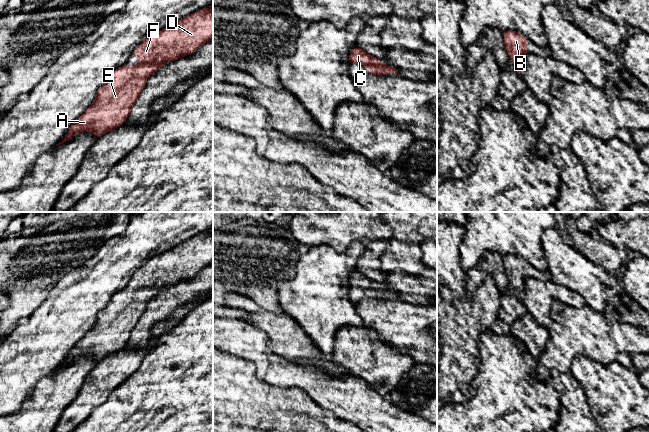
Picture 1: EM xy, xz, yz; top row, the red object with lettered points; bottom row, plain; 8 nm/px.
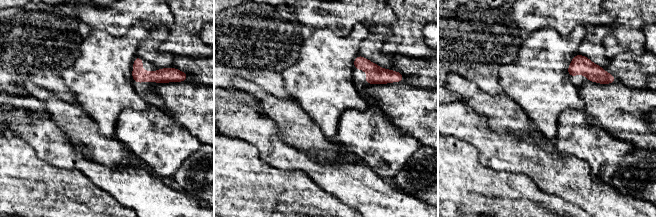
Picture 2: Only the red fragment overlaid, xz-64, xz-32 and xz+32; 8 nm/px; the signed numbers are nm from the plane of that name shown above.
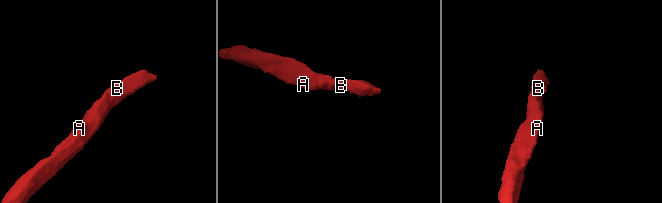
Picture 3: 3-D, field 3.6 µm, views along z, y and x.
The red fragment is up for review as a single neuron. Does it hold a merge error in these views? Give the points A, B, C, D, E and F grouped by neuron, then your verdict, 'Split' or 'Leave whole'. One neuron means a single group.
Groups: A B C D E F. Leave whole

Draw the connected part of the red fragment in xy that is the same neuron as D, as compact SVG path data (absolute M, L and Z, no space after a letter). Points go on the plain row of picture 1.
M210 230L148 260L131 279L133 282L141 282L144 286L133 291L129 291L126 287L116 292L109 304L98 313L94 327L70 350L65 362L57 370L85 354L91 354L98 363L108 355L121 350L127 344L132 330L146 309L145 304L149 300L157 296L164 287L193 278L210 264L213 264L213 233Z

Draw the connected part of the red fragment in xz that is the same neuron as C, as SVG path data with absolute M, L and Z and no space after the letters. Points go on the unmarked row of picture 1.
M355 270L351 273L348 287L352 288L362 288L370 291L370 299L384 299L384 298L398 298L398 294L395 291L388 289L383 289L382 286L369 278L367 278L363 273Z

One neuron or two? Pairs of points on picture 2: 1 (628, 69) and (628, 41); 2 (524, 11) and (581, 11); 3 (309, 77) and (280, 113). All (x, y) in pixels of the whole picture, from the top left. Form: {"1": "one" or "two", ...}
{"1": "two", "2": "one", "3": "two"}

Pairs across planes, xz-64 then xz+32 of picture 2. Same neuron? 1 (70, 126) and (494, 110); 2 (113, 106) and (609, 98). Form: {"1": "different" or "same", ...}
{"1": "same", "2": "different"}

